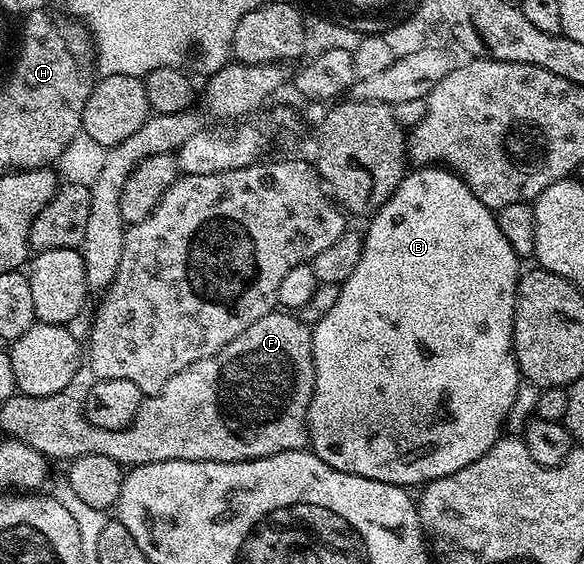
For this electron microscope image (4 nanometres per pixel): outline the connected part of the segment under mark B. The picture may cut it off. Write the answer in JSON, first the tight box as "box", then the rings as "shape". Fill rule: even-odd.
{"box":[307,165,519,488],"shape":[[[442,165],[410,169],[395,188],[395,192],[375,211],[372,217],[368,219],[368,222],[369,231],[364,231],[363,241],[361,243],[361,255],[359,256],[359,264],[355,264],[355,272],[351,272],[348,280],[341,283],[339,300],[335,300],[335,305],[331,307],[331,312],[327,312],[327,316],[323,316],[323,320],[319,320],[317,325],[312,327],[315,384],[313,385],[313,395],[311,396],[311,404],[307,412],[309,446],[312,453],[319,456],[319,460],[323,460],[328,466],[335,468],[339,472],[363,476],[367,480],[379,480],[392,486],[417,488],[426,482],[434,482],[443,476],[451,476],[455,472],[459,472],[459,468],[467,468],[467,464],[475,464],[475,460],[479,460],[479,456],[486,454],[497,443],[498,438],[502,437],[503,430],[501,430],[501,425],[504,424],[505,417],[508,416],[509,409],[512,408],[513,401],[517,398],[517,382],[519,383],[517,360],[513,356],[513,313],[515,312],[515,300],[517,299],[517,279],[519,277],[517,265],[519,265],[519,259],[515,248],[511,248],[511,244],[507,244],[503,232],[499,232],[496,213],[488,210],[481,203],[479,196],[475,196],[475,192],[471,192],[471,188],[467,188],[467,184],[458,174],[453,173],[452,170],[445,169]]]}

